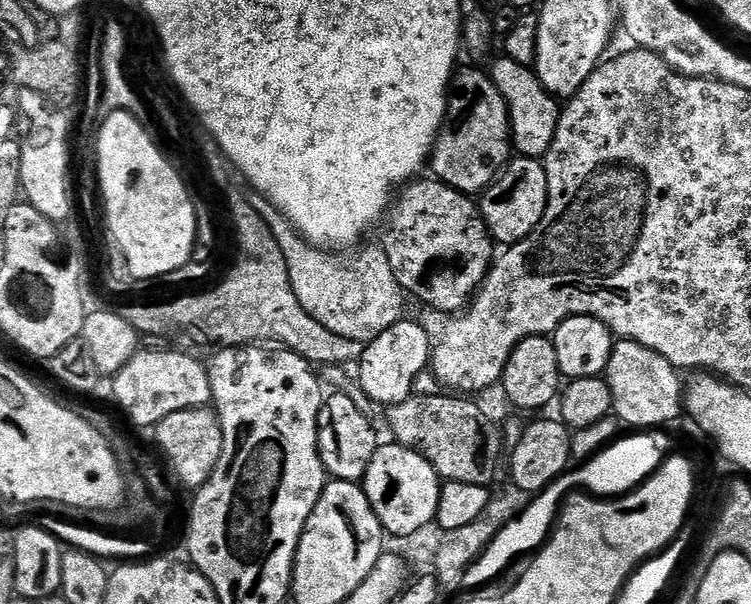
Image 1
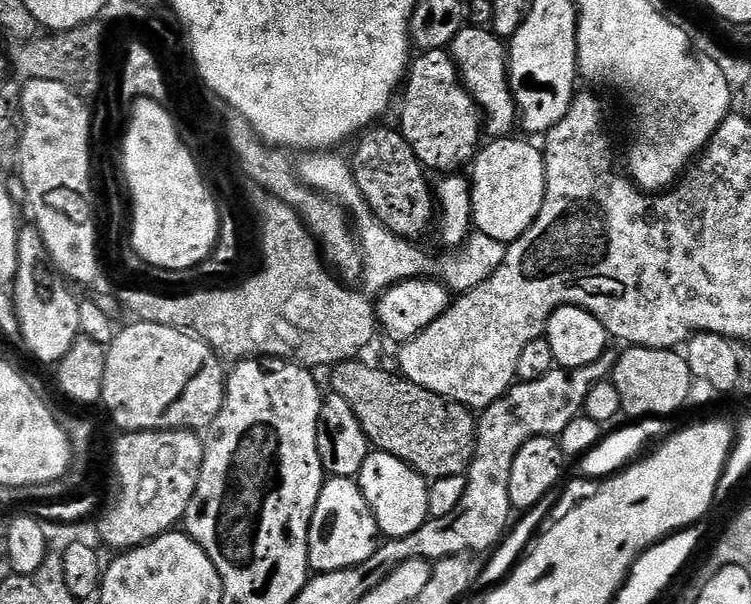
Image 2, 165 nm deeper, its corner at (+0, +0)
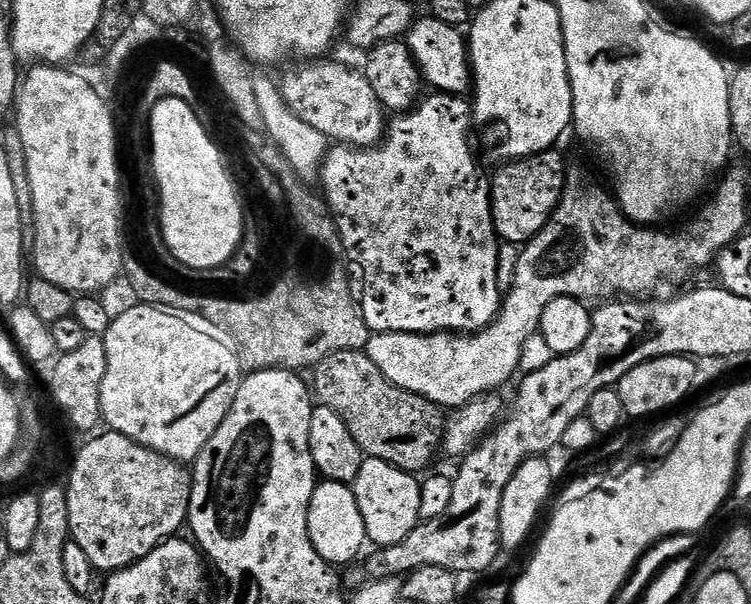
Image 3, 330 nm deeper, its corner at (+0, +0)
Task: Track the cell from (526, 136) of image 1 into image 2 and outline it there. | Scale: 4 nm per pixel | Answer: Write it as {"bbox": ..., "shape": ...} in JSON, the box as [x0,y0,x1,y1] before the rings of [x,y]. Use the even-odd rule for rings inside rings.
{"bbox":[450,26,518,138],"shape":[[[469,26],[460,31],[458,38],[454,38],[450,51],[466,90],[480,107],[483,131],[492,138],[511,137],[515,133],[512,131],[517,131],[518,117],[512,87],[508,81],[508,53],[505,41],[499,40],[488,28]]]}

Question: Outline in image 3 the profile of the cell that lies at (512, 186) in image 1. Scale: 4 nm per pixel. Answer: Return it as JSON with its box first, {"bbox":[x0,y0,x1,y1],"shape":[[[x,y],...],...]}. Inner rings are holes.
{"bbox":[491,151,566,246],"shape":[[[556,151],[539,152],[524,160],[505,163],[501,167],[504,169],[496,177],[491,177],[492,217],[496,235],[503,243],[517,246],[527,244],[542,231],[560,205],[560,199],[564,197],[566,167],[564,168],[563,154]]]}

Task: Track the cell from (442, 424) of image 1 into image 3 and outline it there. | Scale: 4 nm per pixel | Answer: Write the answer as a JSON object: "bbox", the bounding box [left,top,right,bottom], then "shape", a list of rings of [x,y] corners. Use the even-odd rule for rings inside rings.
{"bbox":[314,351,445,474],"shape":[[[367,351],[335,352],[314,369],[314,396],[323,407],[334,410],[354,434],[365,457],[390,462],[396,468],[413,474],[427,473],[432,455],[444,443],[445,409],[440,405],[394,386],[370,362]]]}

